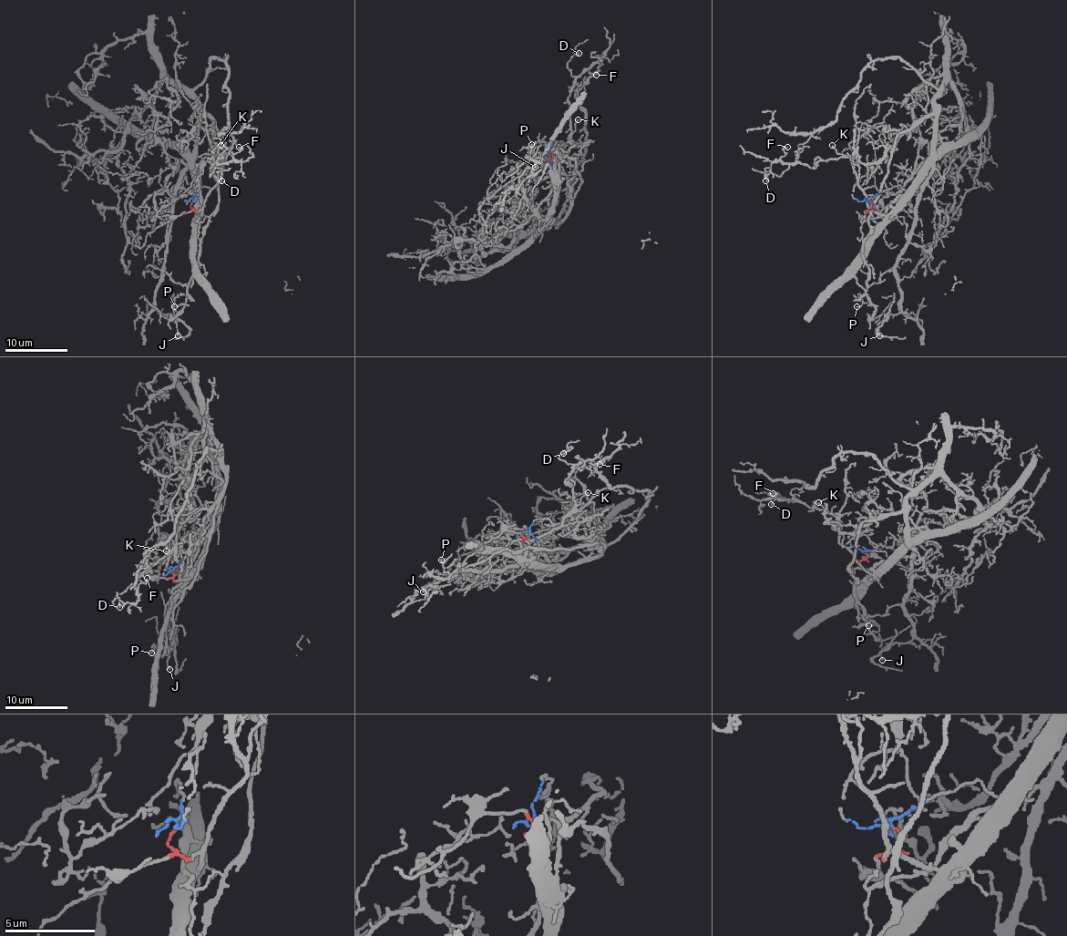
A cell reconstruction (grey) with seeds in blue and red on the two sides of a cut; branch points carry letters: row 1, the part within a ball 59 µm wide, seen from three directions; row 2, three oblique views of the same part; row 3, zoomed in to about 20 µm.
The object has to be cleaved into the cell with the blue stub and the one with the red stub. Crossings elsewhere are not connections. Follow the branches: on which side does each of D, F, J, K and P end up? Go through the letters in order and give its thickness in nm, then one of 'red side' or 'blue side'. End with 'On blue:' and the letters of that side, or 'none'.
D: 110 nm | red side
F: 110 nm | red side
J: 180 nm | blue side
K: 110 nm | red side
P: 110 nm | red side
On blue: J

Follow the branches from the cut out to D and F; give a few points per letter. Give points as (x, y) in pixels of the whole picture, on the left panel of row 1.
D: (192, 200), (198, 211), (216, 184), (213, 158), (211, 169), (218, 165), (210, 176), (219, 169), (220, 180)
F: (192, 200), (191, 207), (198, 211), (216, 184), (213, 158), (211, 169), (227, 163), (240, 147)

